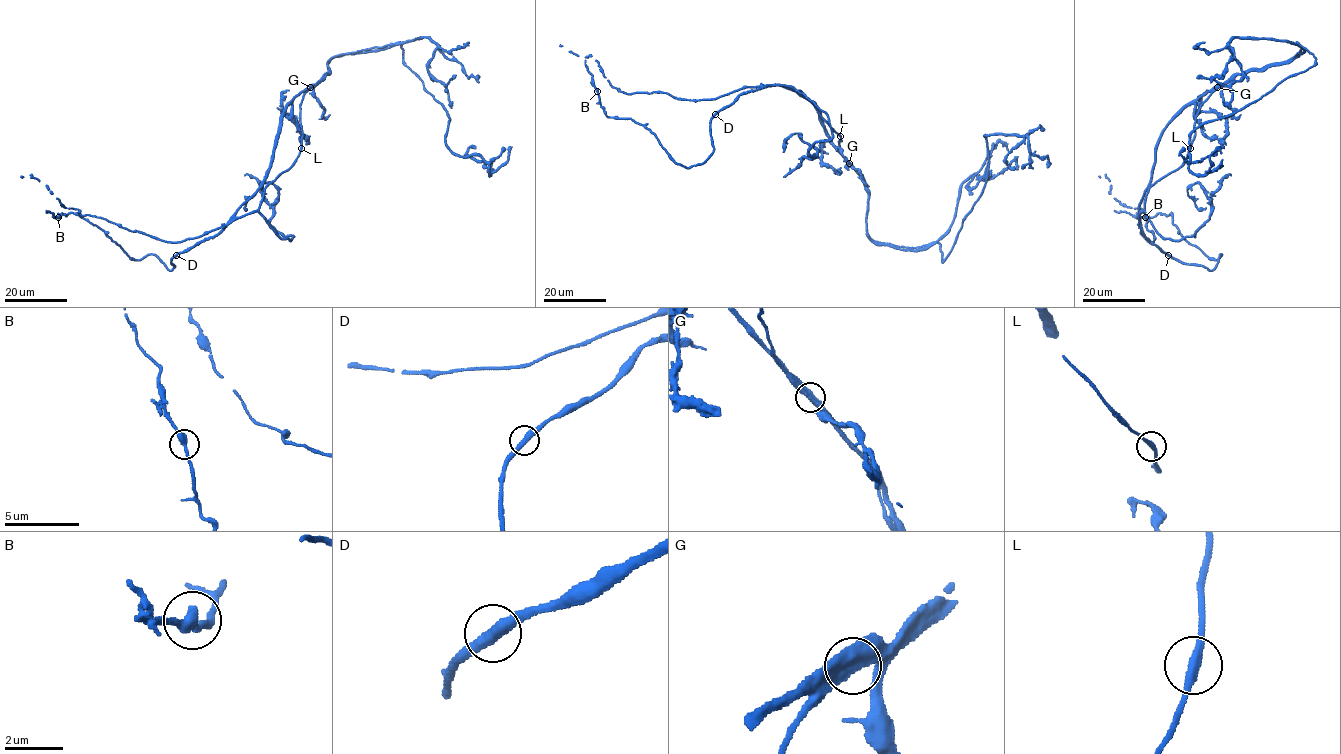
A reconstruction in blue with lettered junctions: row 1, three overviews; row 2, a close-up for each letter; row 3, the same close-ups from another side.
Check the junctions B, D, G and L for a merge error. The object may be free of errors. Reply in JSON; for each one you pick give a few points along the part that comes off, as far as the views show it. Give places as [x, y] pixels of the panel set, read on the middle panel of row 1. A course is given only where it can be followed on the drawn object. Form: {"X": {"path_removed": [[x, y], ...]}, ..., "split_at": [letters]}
{"G": {"path_removed": [[850, 163], [868, 194], [871, 239], [937, 242], [942, 261], [984, 187], [985, 135], [1028, 134], [1047, 167]]}, "split_at": ["G"]}

